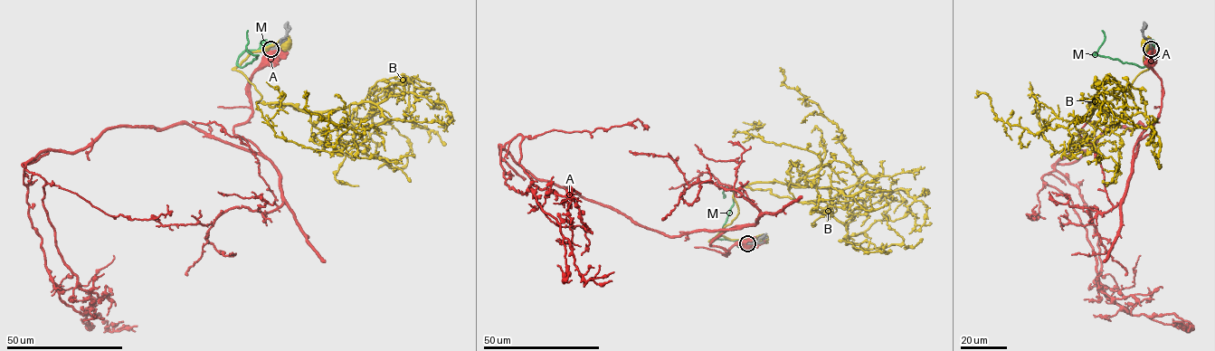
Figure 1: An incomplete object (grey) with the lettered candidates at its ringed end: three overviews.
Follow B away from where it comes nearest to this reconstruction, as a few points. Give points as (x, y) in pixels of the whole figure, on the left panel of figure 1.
B: (272, 48), (283, 42)

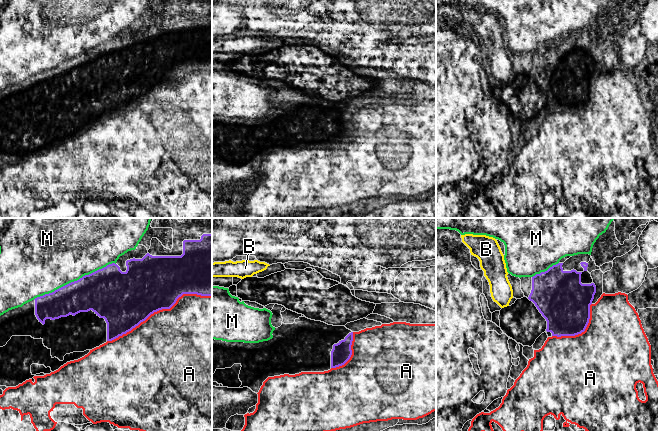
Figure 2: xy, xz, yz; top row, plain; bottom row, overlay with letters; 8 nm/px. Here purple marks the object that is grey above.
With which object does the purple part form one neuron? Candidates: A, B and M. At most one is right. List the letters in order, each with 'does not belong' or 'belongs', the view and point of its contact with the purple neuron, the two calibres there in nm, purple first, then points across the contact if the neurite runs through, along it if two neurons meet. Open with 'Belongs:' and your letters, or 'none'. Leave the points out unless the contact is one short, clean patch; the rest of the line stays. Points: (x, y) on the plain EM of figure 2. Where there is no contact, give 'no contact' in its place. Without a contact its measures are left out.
Belongs: none
A: does not belong | xy (159, 85) | 440/480 nm
B: does not belong | no contact
M: does not belong | xy (74, 57) | 360/480 nm

